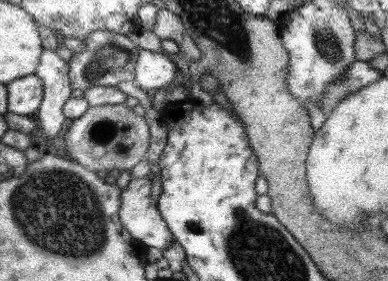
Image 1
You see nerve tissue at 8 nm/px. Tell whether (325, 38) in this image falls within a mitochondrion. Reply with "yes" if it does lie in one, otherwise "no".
yes

